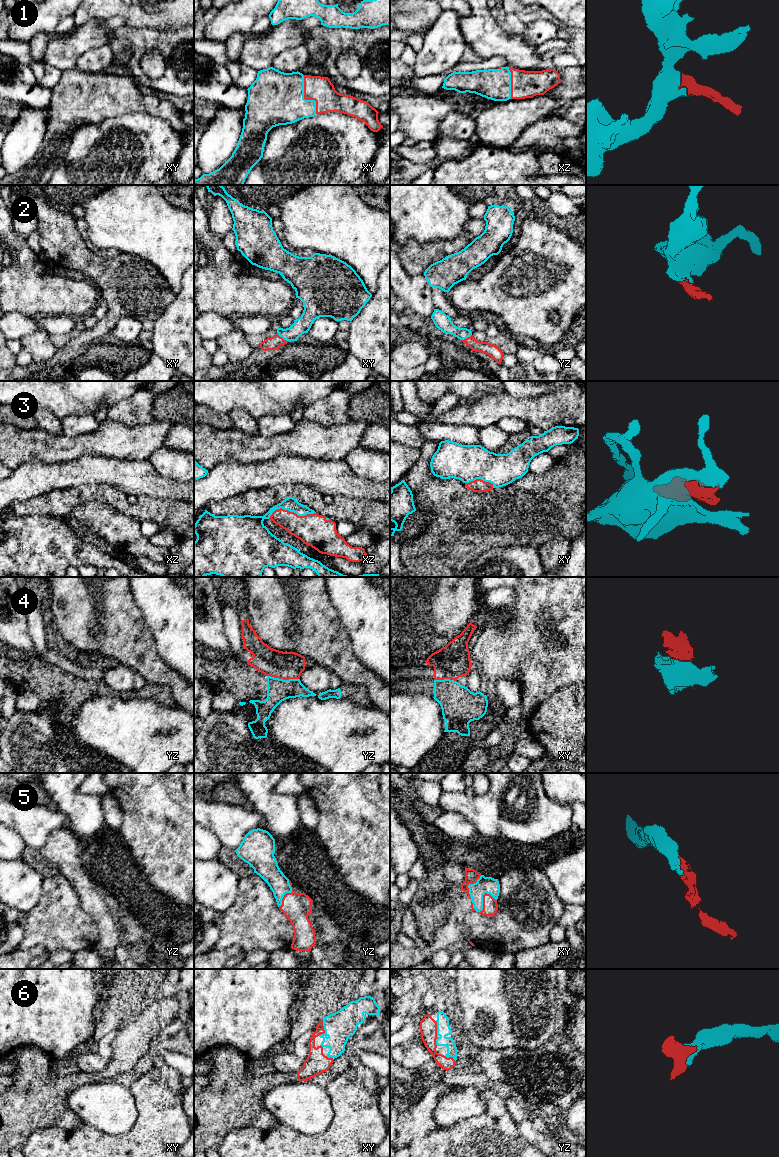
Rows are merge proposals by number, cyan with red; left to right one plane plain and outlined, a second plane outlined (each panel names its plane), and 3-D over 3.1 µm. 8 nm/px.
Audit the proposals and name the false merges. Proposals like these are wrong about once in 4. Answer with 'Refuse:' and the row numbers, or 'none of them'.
Refuse: 4

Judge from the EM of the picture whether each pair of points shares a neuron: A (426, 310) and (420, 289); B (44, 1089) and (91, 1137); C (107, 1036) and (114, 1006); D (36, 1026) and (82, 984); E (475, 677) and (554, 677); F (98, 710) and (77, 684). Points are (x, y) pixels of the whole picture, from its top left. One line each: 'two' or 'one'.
A: one
B: two
C: two
D: one
E: two
F: two

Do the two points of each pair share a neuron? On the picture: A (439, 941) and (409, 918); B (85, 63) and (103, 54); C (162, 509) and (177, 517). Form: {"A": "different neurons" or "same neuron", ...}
{"A": "different neurons", "B": "same neuron", "C": "same neuron"}

